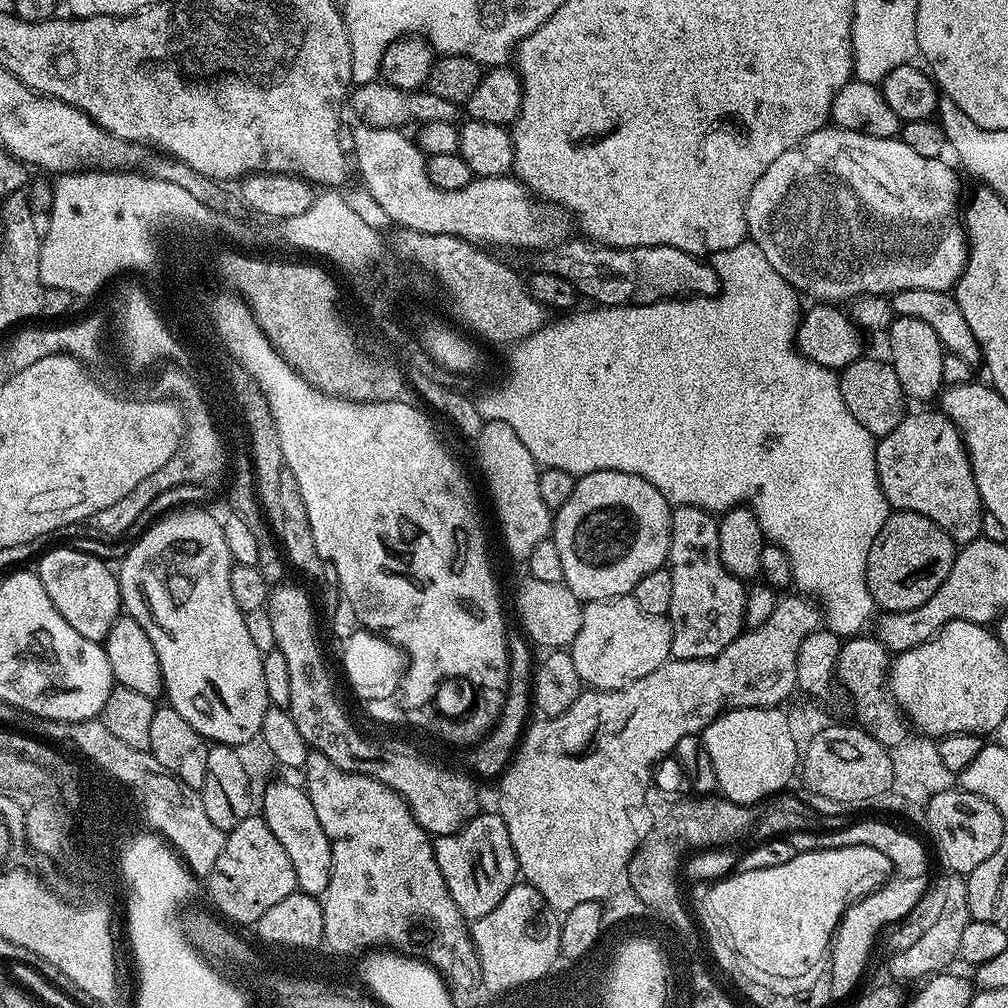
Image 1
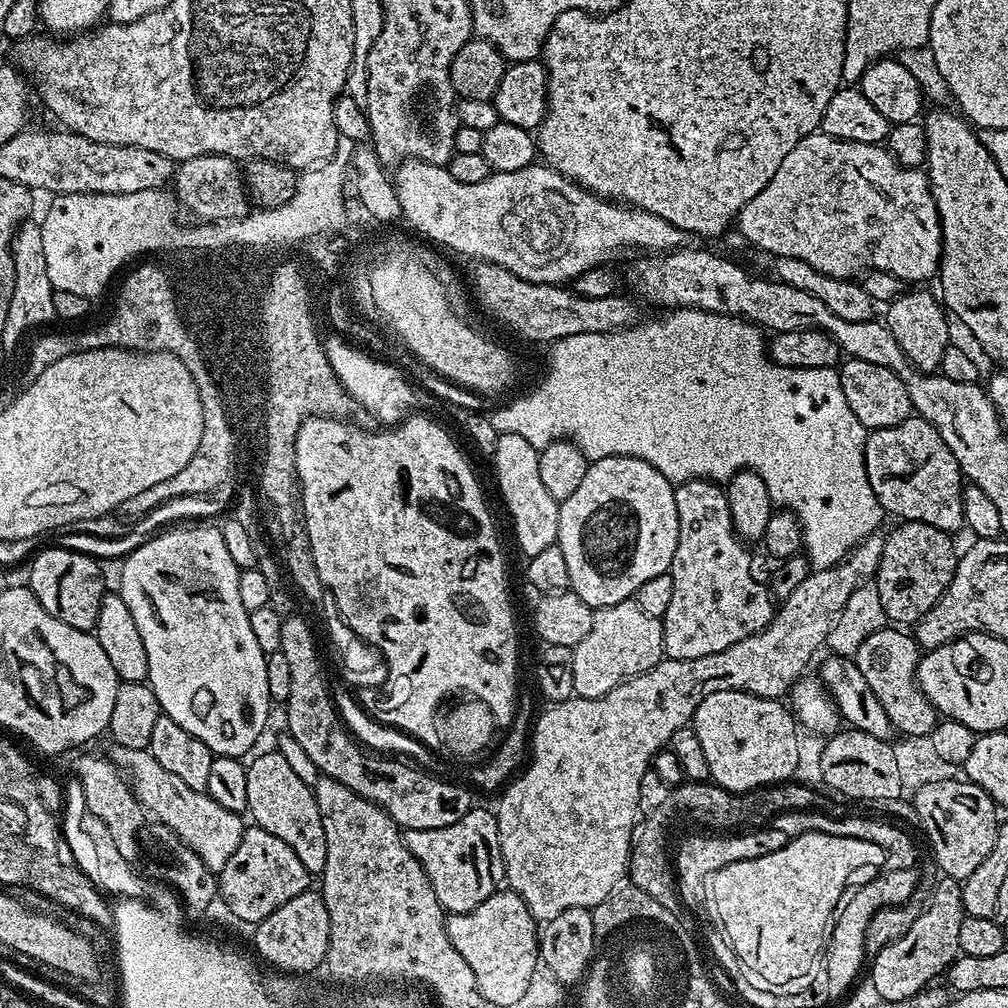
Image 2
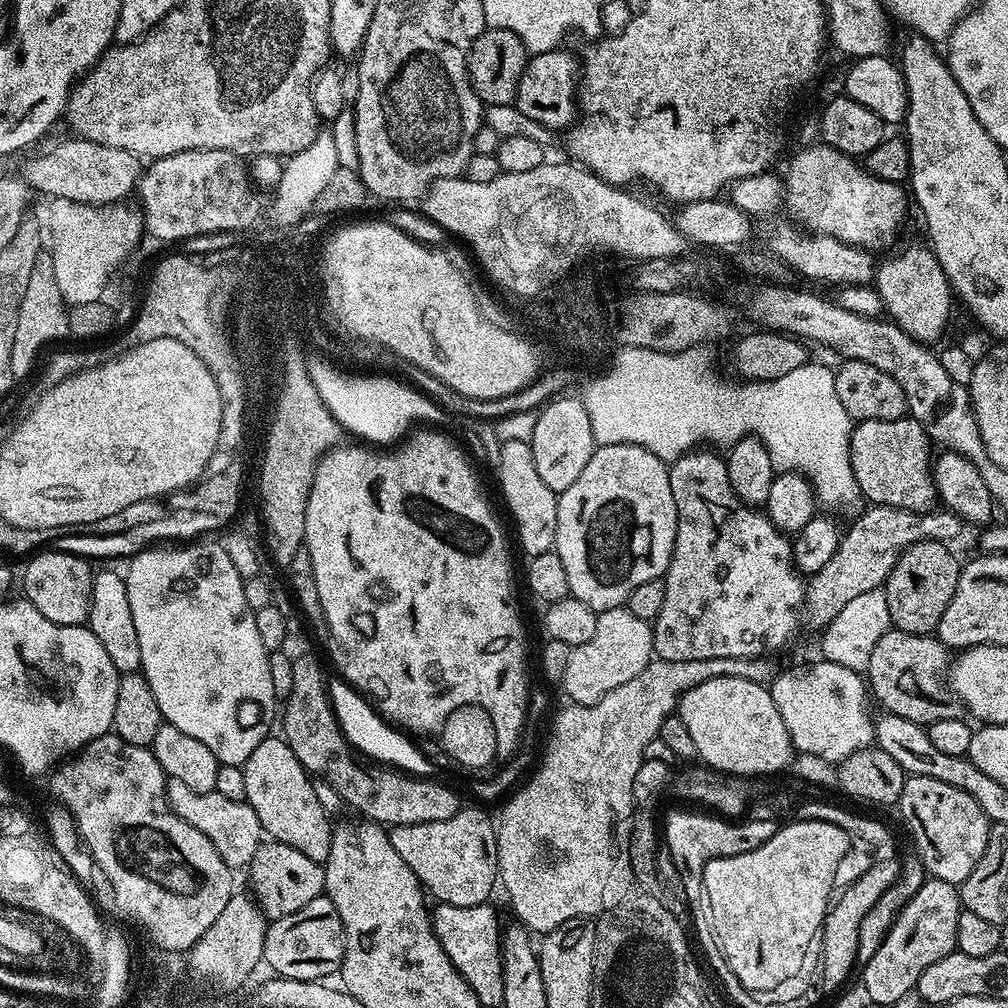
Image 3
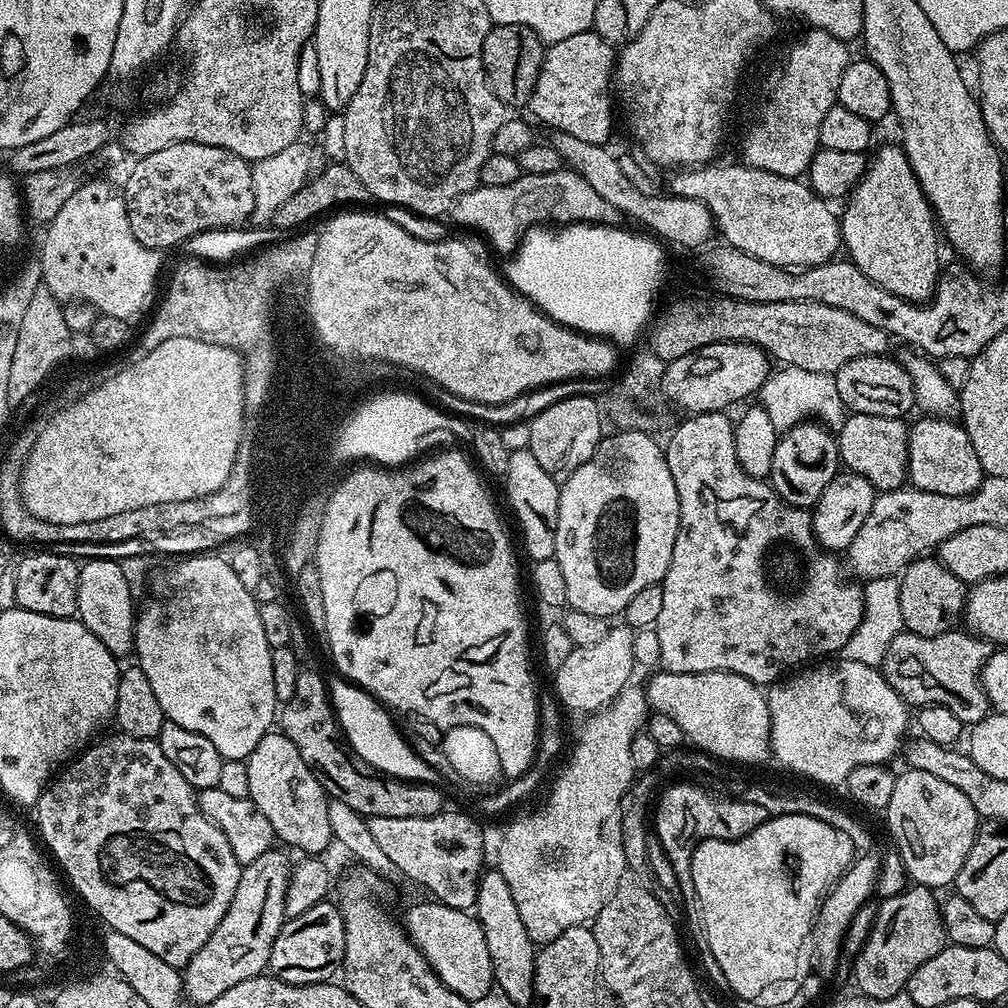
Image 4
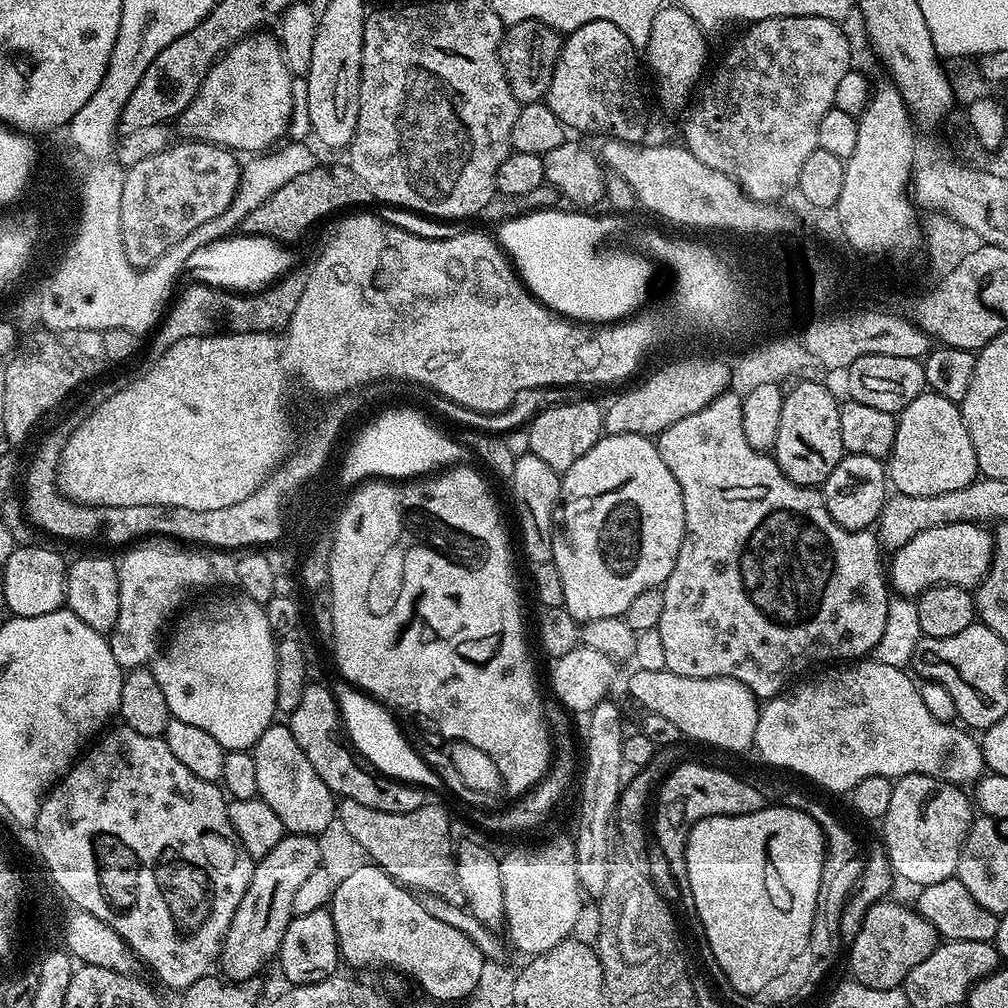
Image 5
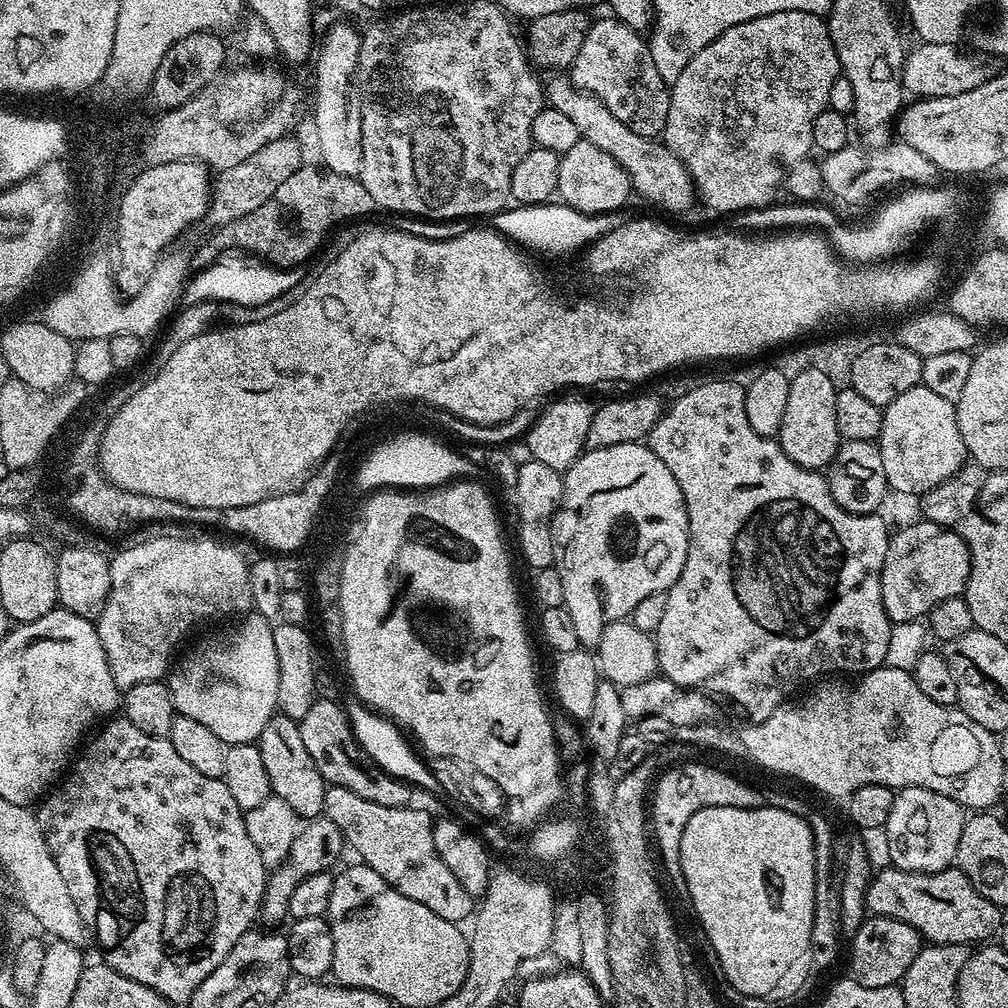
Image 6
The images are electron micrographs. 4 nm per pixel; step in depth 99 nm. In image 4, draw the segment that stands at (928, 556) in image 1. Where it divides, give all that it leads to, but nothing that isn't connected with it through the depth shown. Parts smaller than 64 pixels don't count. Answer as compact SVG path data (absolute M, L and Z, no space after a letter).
M917 558L899 577L898 595L902 602L902 622L907 631L919 636L941 636L953 631L964 614L966 585L936 558Z

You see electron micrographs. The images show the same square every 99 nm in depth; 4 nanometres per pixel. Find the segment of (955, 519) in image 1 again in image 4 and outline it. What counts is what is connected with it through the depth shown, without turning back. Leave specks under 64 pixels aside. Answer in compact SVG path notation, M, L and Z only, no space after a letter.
M857 412L845 415L844 423L835 433L836 445L840 451L841 465L847 471L862 474L862 478L869 480L877 493L889 492L901 487L905 483L908 471L908 429L909 425L900 418L882 418L870 414L858 414Z

